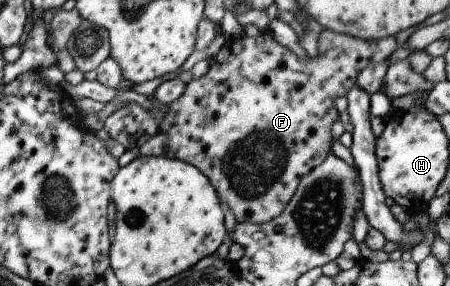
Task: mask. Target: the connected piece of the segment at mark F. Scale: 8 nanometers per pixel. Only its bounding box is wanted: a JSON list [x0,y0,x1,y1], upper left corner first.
[160,28,396,224]

